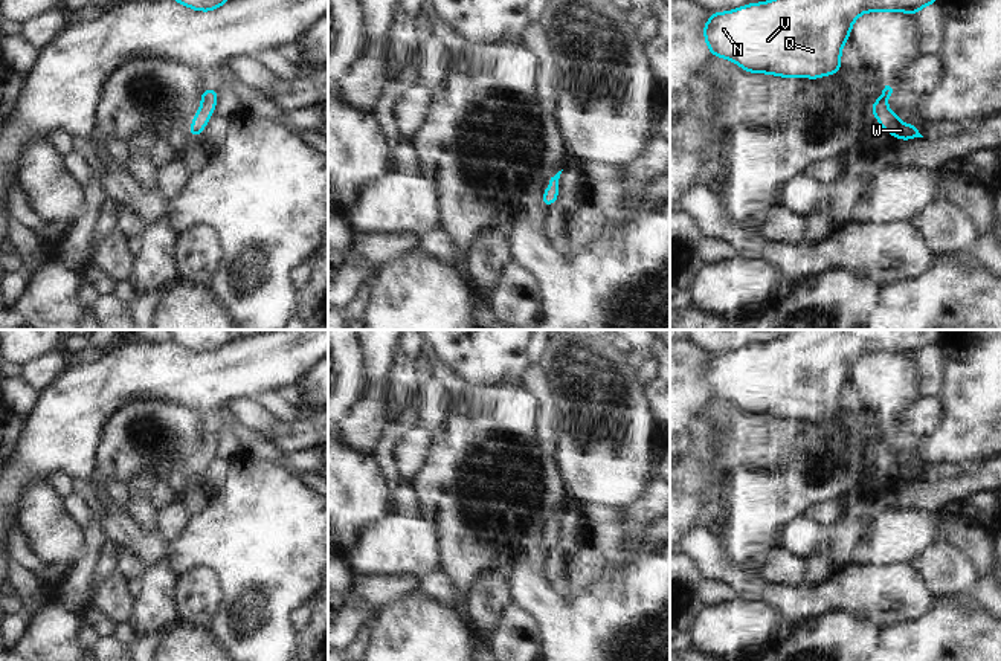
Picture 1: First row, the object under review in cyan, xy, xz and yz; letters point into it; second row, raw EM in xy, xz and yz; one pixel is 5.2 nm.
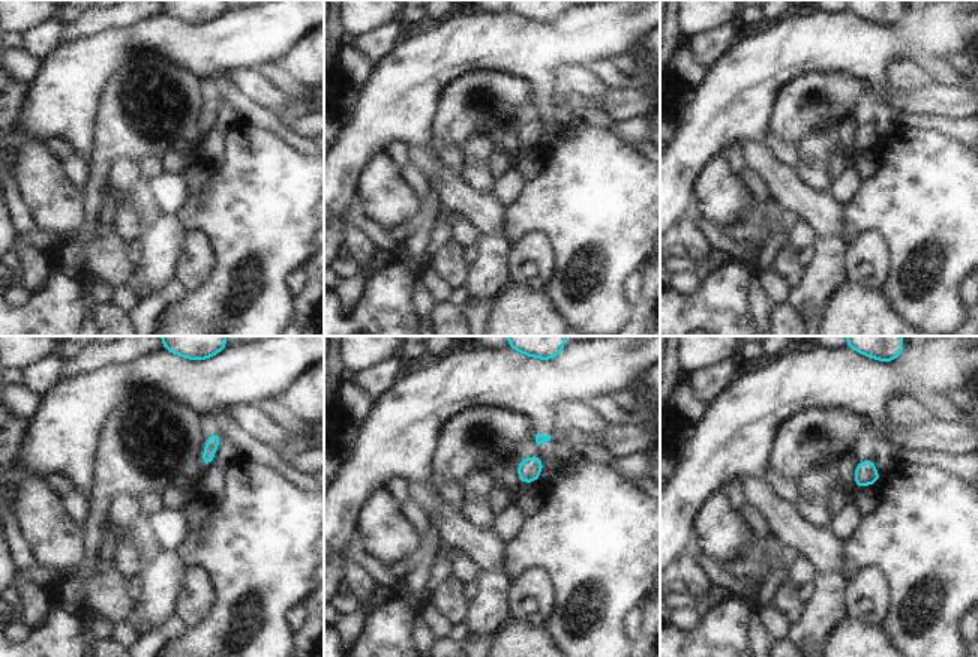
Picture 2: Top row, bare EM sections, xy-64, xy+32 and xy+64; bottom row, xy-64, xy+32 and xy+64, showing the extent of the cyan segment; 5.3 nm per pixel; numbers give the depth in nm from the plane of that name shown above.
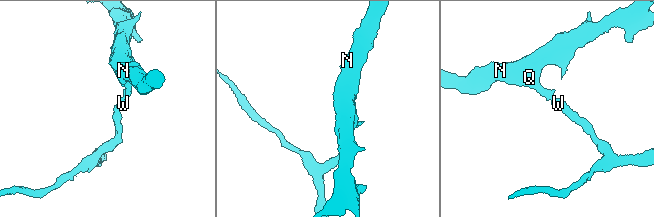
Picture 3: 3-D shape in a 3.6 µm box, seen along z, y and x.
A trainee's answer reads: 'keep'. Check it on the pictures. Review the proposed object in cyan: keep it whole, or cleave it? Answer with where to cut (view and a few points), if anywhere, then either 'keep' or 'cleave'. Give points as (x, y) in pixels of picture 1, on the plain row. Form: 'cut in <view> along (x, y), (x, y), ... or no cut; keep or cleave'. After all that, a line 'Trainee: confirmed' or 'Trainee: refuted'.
no cut; keep
Trainee: confirmed

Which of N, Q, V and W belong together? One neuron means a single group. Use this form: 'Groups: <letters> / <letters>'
Groups: N Q V W.

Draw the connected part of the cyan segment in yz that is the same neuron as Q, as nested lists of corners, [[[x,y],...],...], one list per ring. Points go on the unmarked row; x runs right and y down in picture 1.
[[[793,330],[774,342],[749,345],[728,354],[711,354],[703,368],[703,380],[711,400],[723,398],[751,415],[819,421],[822,417],[838,417],[841,392],[851,374],[851,366],[864,354],[896,353],[916,357],[923,348],[937,345],[943,330]]]

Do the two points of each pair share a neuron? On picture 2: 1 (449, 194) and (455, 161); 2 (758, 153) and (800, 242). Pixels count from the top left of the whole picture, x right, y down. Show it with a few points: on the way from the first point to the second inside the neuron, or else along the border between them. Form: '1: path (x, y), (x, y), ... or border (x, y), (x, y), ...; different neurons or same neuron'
1: border (429, 144), (435, 155), (456, 173); different neurons
2: border (800, 218), (816, 237); different neurons

